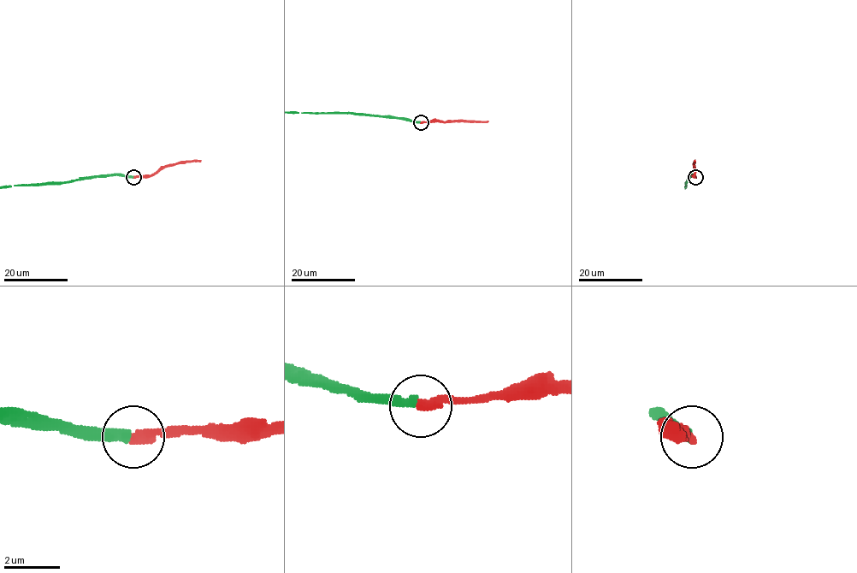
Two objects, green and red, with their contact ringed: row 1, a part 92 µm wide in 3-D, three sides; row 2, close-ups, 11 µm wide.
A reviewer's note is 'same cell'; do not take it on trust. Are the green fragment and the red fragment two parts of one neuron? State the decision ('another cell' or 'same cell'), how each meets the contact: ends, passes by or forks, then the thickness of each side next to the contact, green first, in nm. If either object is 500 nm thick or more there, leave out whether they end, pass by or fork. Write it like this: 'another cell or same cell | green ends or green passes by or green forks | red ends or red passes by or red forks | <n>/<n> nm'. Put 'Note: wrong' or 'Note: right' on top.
Note: right
same cell | green ends | red ends | 360/320 nm

